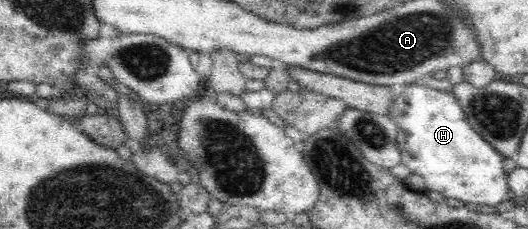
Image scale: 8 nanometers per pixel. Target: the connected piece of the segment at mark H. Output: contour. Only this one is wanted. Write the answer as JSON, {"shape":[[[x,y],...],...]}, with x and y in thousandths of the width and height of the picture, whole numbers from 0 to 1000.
{"shape":[[[780,362],[748,393],[744,445],[733,472],[733,511],[748,537],[752,568],[771,590],[771,624],[759,664],[759,707],[778,760],[801,773],[807,825],[841,847],[866,891],[896,886],[939,900],[962,843],[962,777],[953,747],[953,686],[920,620],[884,528],[869,432],[850,397],[833,397]]]}

